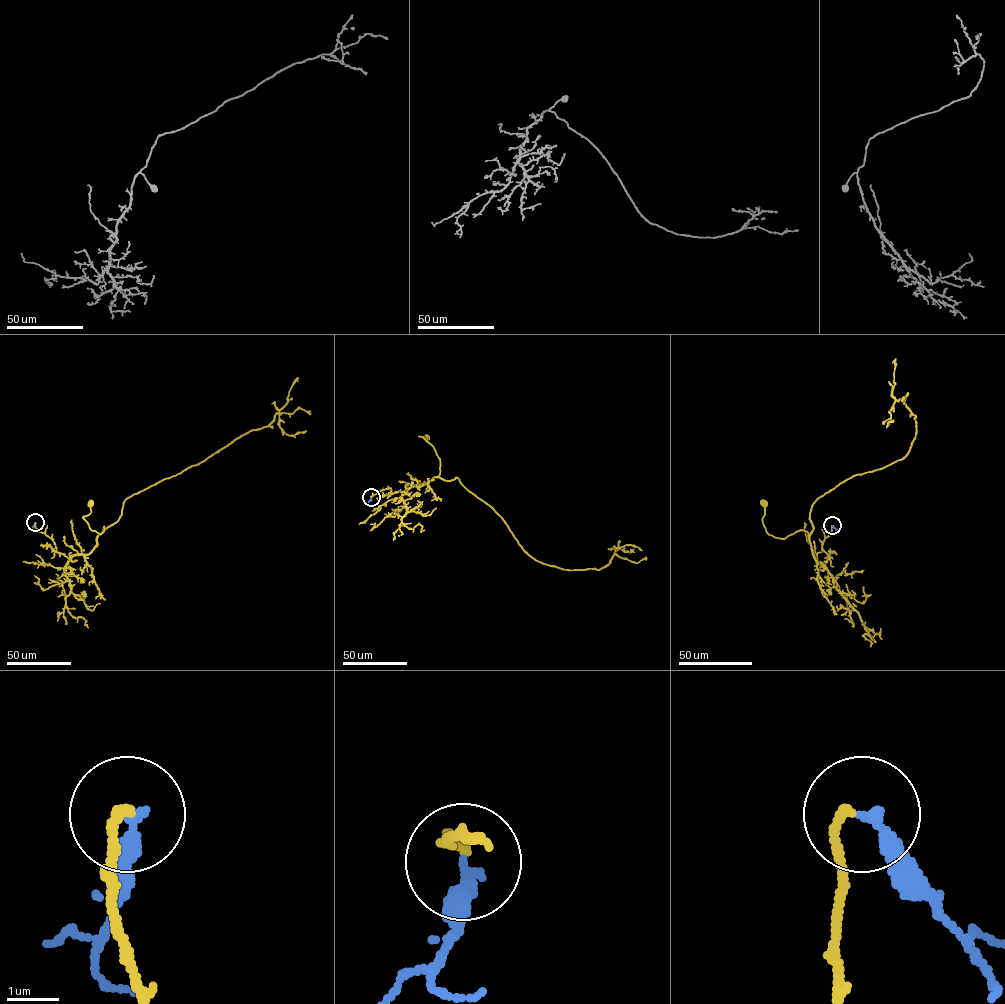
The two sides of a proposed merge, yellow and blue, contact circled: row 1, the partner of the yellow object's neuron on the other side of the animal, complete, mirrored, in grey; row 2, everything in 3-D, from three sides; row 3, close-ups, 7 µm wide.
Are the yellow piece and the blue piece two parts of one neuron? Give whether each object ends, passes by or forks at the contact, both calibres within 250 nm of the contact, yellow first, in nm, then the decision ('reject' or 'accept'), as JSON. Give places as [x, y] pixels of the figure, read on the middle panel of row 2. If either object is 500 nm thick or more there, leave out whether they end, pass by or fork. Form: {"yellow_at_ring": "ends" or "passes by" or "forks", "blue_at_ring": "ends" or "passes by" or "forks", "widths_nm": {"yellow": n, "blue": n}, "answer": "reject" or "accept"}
{"yellow_at_ring": "ends", "blue_at_ring": "ends", "widths_nm": {"yellow": 200, "blue": 280}, "answer": "accept"}

